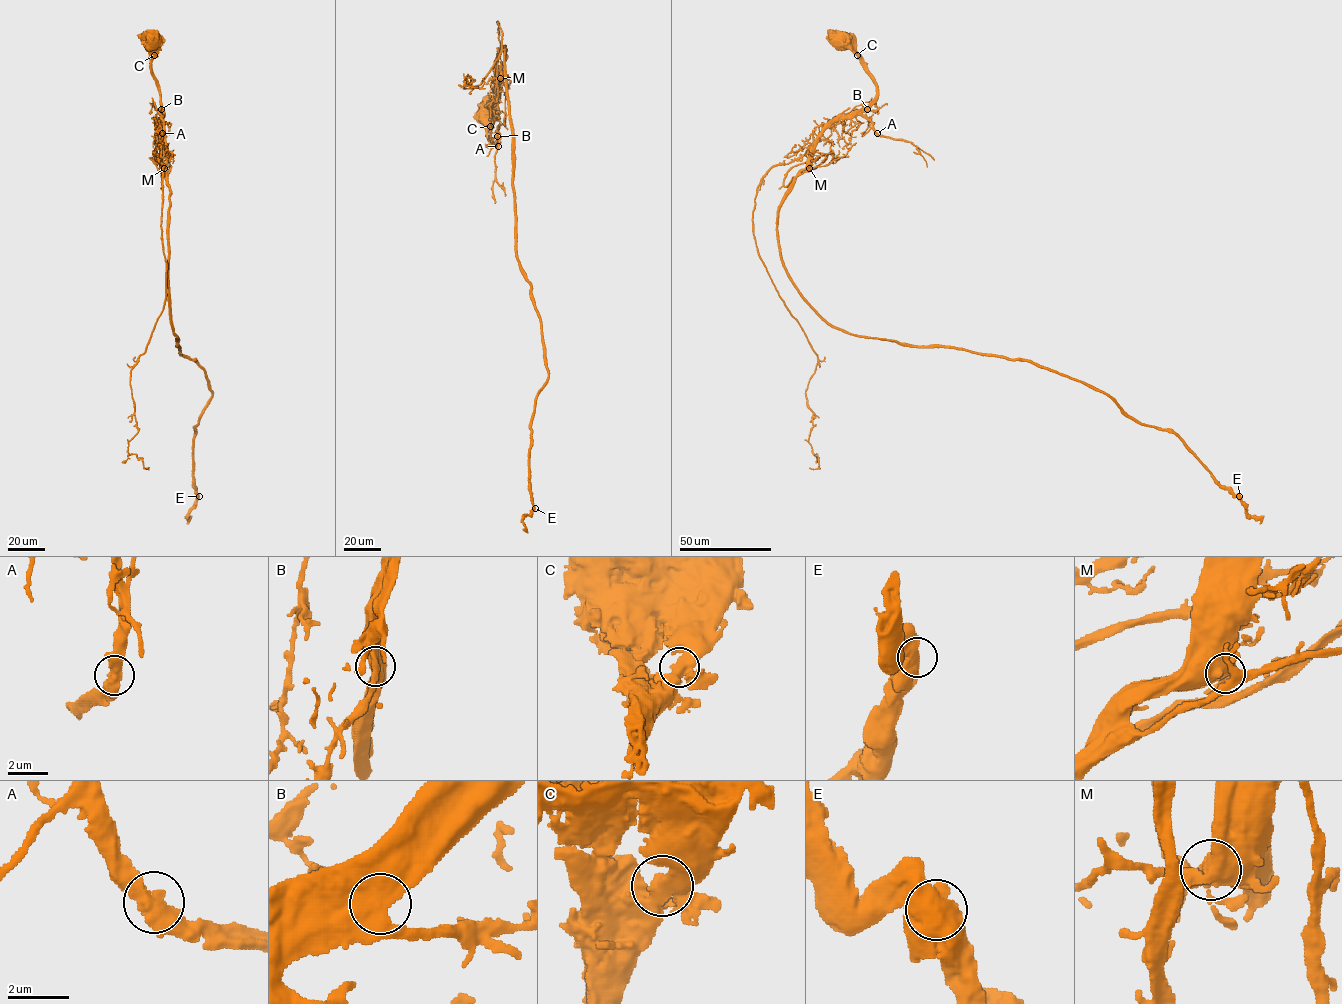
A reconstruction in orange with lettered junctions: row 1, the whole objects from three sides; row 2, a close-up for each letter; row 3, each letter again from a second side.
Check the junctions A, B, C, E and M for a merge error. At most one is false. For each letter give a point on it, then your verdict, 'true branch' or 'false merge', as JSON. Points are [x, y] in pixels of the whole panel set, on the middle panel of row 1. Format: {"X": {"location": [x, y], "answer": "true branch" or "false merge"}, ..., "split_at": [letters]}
{"A": {"location": [498, 146], "answer": "true branch"}, "B": {"location": [497, 136], "answer": "true branch"}, "C": {"location": [490, 126], "answer": "true branch"}, "E": {"location": [535, 508], "answer": "true branch"}, "M": {"location": [500, 78], "answer": "true branch"}, "split_at": []}

